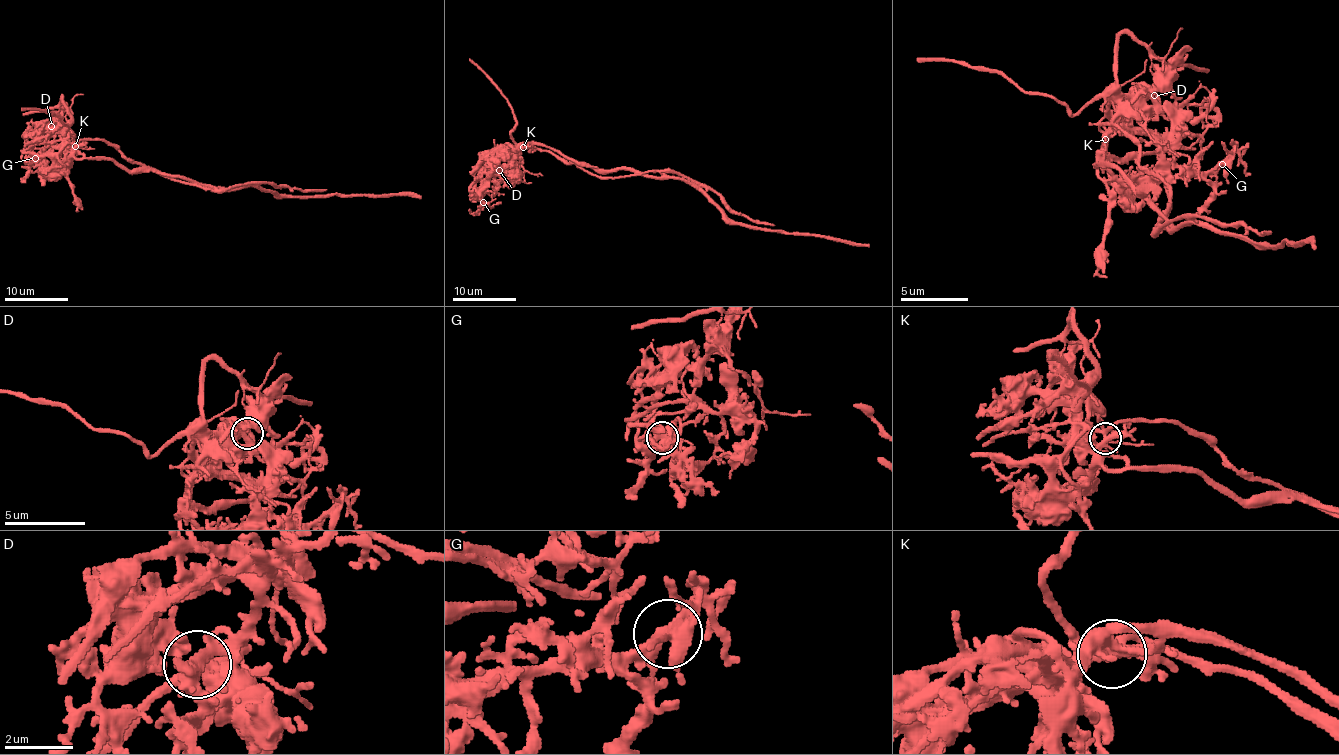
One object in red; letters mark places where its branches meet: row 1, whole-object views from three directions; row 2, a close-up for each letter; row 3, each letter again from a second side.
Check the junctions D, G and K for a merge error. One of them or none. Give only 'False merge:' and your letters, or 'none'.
False merge: K

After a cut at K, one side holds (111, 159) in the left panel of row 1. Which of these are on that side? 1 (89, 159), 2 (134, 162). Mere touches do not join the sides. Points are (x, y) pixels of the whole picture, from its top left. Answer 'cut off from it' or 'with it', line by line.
1: with it
2: cut off from it

